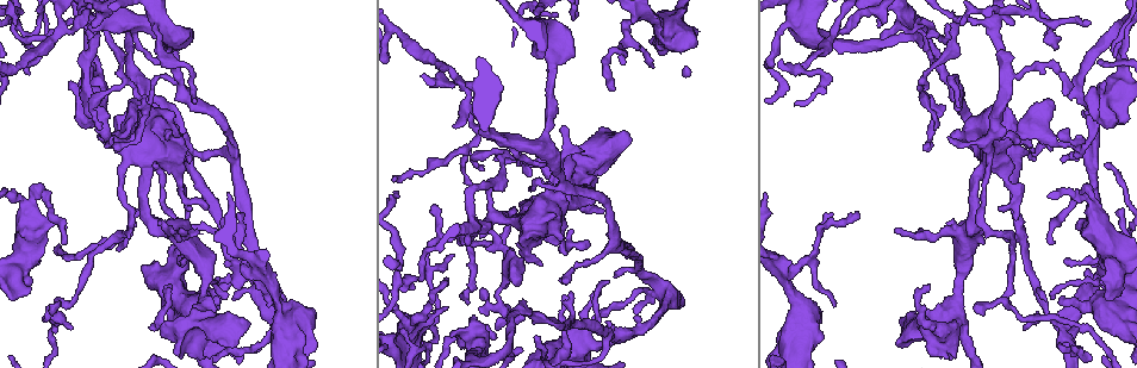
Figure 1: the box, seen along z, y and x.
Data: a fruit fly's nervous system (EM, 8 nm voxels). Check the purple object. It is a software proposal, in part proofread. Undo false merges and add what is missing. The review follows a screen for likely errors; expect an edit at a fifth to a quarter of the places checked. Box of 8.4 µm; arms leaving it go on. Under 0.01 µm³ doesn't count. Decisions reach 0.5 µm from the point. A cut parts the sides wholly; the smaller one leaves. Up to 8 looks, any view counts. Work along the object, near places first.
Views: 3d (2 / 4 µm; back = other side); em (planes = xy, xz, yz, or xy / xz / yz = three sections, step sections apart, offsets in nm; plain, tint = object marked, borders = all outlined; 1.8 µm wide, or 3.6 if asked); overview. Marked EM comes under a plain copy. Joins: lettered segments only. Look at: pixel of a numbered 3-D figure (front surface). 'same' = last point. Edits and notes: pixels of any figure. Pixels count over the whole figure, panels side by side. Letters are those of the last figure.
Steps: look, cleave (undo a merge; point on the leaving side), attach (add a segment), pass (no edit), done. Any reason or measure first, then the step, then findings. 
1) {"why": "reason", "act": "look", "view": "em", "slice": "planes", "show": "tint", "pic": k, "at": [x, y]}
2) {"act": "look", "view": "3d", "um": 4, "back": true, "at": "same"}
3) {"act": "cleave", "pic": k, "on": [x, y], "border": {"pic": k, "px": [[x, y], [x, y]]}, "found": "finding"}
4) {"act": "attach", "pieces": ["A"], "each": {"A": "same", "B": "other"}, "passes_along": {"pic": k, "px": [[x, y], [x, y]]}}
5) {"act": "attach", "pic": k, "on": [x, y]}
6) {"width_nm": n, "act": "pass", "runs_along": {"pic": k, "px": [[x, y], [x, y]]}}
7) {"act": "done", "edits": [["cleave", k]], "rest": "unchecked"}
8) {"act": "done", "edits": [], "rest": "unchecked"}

{"why": "four or more arms meet", "act": "look", "view": "3d", "um": 2, "pic": 1, "at": [580, 166]}

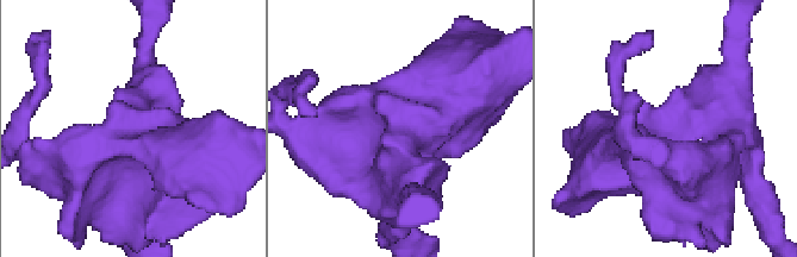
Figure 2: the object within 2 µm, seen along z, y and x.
{"act": "look", "view": "em", "slice": "planes", "show": "borders", "pic": 2, "at": [670, 133]}

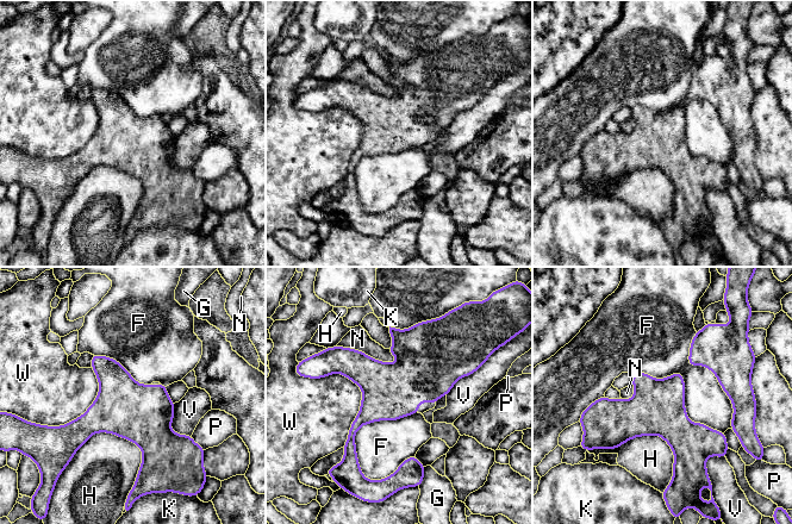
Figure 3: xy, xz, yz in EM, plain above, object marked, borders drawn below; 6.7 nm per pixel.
{"act": "pass", "each": {"F": "other", "G": "other", "H": "other", "K": "other", "N": "other", "P": "other", "V": "other", "W": "other"}, "border": {"pic": 3, "px": [[631, 374], [723, 432]]}, "found": "one neuron here"}

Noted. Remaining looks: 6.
{"why": "three arms meet", "act": "look", "view": "3d", "um": 4, "pic": 1, "at": [975, 215]}

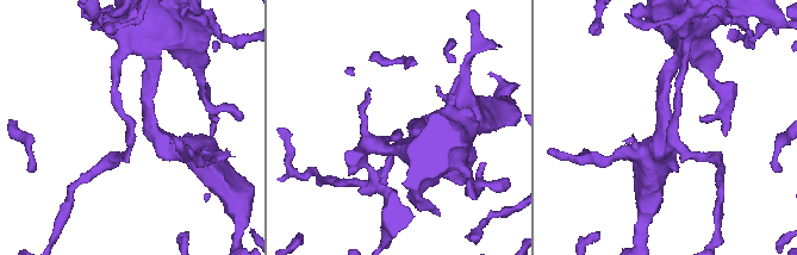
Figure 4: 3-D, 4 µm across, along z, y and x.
{"act": "look", "view": "em", "um": 3.6, "slice": "yz", "step": 16, "show": "tint", "pic": 4, "at": [148, 128]}

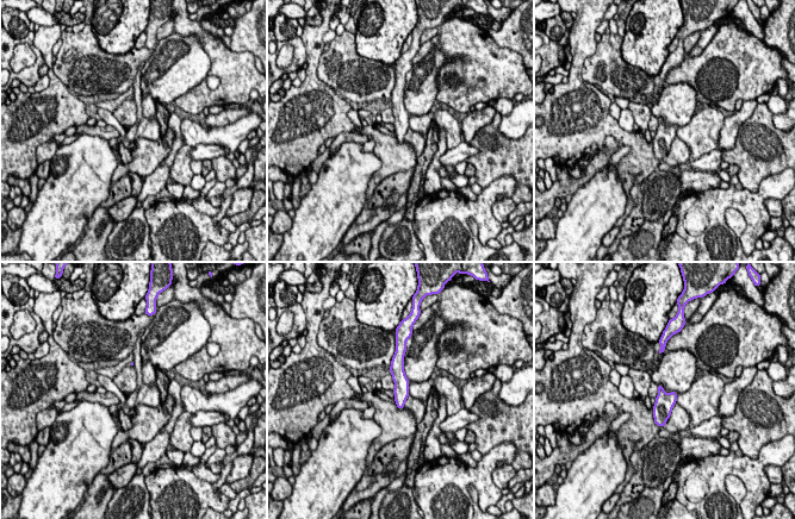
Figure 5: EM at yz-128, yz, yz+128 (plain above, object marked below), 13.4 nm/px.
{"why": "another direction", "act": "look", "view": "em", "um": 3.6, "slice": "planes", "show": "borders", "at": "same"}

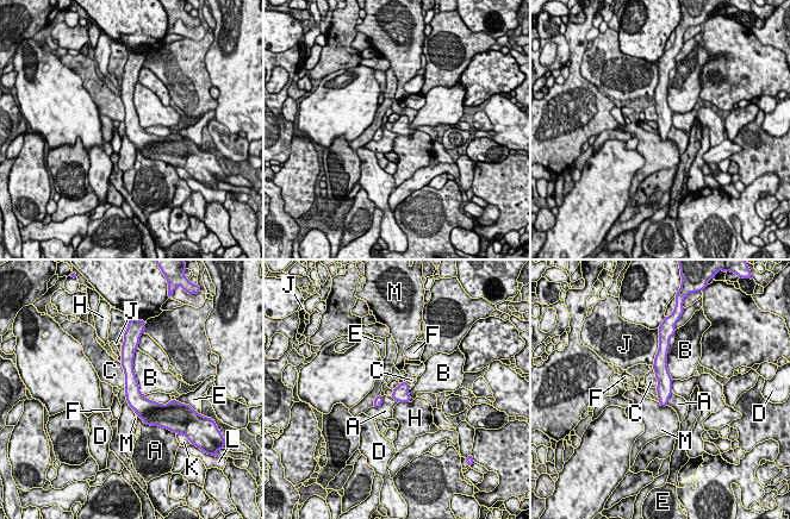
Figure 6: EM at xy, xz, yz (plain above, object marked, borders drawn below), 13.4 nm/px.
{"width_nm": 200, "act": "pass", "each": {"A": "other", "B": "other", "C": "other", "D": "other", "E": "other", "F": "other", "H": "other", "J": "other", "K": "other", "L": "other", "M": "other"}, "found": "one neuron here"}

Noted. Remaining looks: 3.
{"why": "three arms meet", "act": "look", "view": "3d", "um": 4, "pic": 1, "at": [398, 281]}

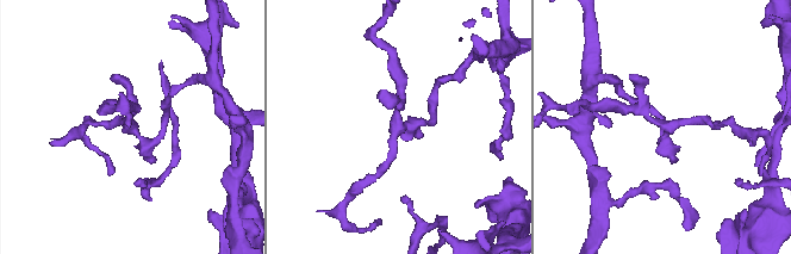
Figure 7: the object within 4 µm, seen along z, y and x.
{"arms": 3, "why": "need the tissue", "act": "look", "view": "em", "slice": "planes", "show": "tint", "pic": 7, "at": [667, 127]}

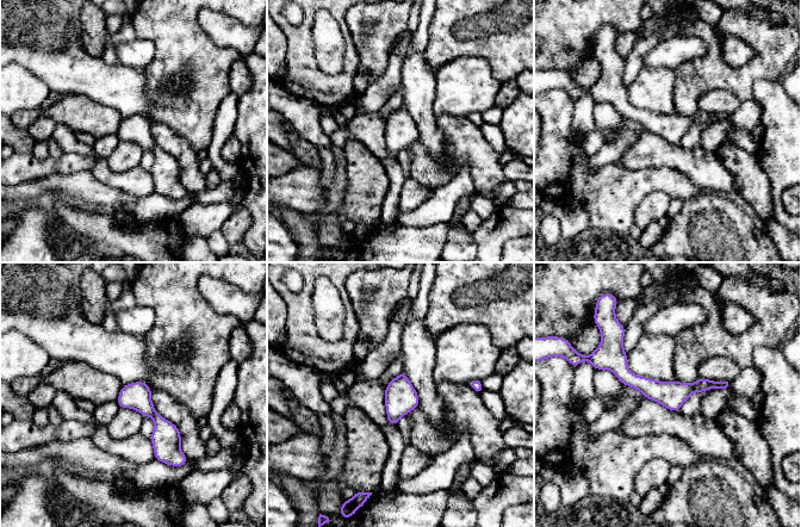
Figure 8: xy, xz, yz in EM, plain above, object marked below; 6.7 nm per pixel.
{"act": "look", "view": "em", "slice": "planes", "show": "borders", "at": "same"}

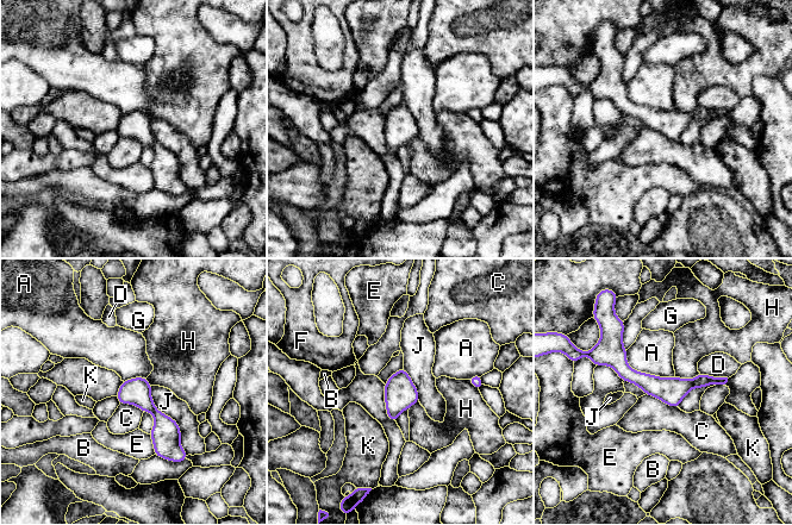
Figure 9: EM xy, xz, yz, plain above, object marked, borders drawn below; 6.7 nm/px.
{"width_nm": 180, "longest_contact_nm": ["J", 550], "act": "pass", "each": {"A": "other", "B": "other", "C": "other", "D": "other", "E": "other", "F": "other", "G": "other", "H": "other", "J": "other", "K": "other"}, "found": "all the same neuron"}

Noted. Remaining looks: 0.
{"act": "done", "edits": [], "rest": "unchecked"}

